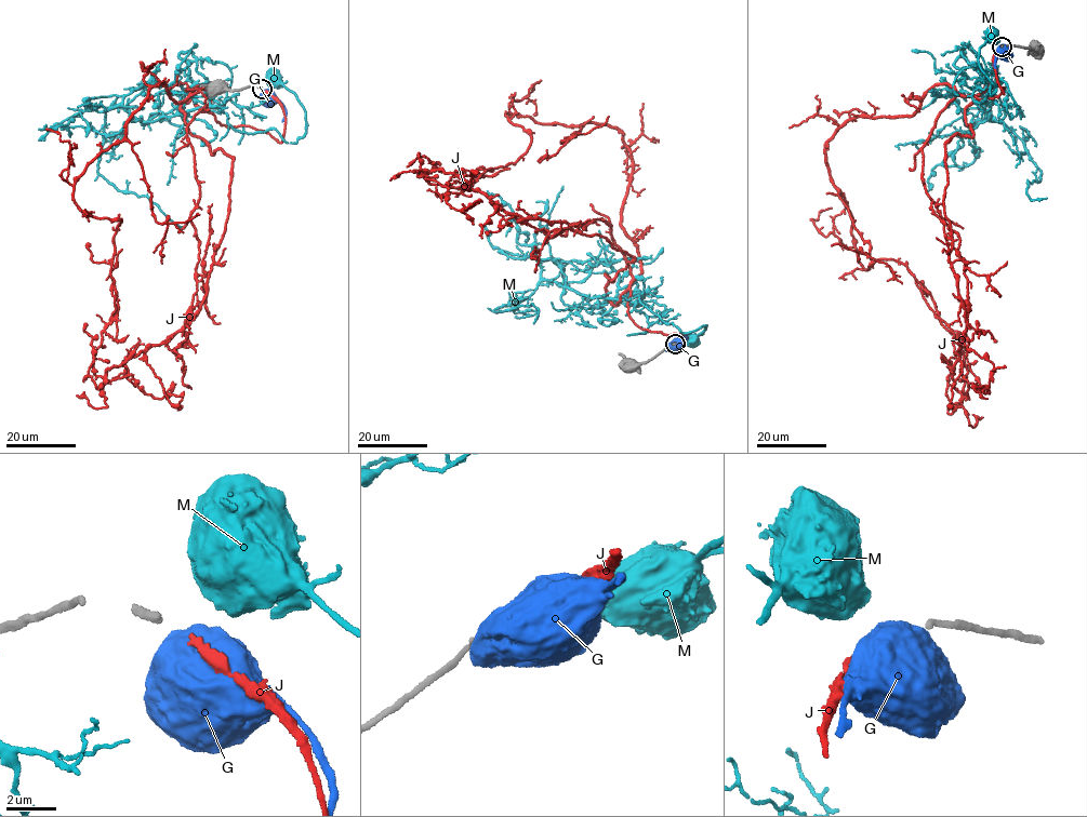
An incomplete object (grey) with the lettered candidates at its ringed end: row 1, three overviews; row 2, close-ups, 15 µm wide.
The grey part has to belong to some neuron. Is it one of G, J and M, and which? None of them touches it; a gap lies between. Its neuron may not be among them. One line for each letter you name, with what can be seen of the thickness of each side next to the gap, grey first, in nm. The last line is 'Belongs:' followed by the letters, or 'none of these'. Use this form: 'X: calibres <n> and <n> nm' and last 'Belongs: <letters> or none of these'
J: calibres 320 and 280 nm
Belongs: J

